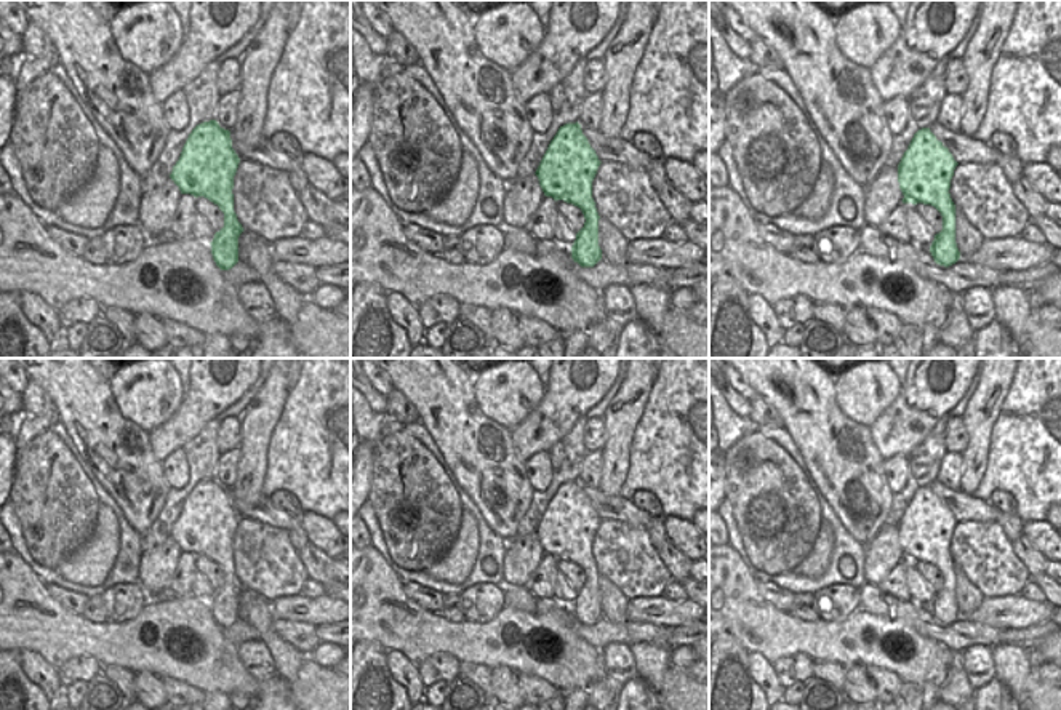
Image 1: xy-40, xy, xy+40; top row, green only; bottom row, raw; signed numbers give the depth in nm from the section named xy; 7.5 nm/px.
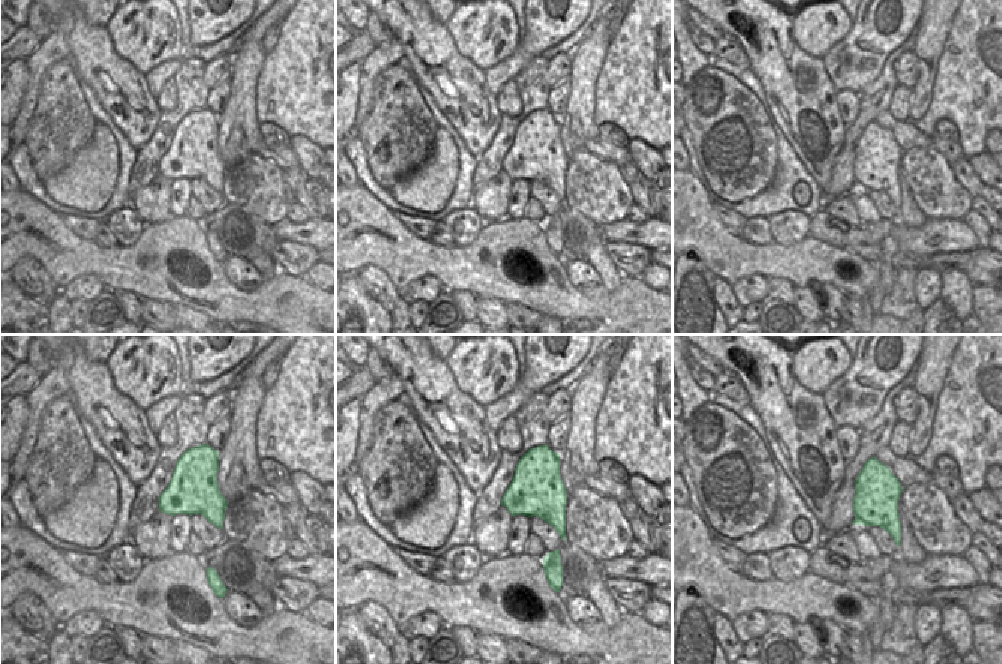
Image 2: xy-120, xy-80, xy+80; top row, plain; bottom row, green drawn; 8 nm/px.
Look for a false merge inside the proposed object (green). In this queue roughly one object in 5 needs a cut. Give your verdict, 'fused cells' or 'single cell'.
single cell

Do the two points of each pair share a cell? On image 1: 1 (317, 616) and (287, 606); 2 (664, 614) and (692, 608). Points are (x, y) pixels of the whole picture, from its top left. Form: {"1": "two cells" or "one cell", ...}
{"1": "one cell", "2": "one cell"}

